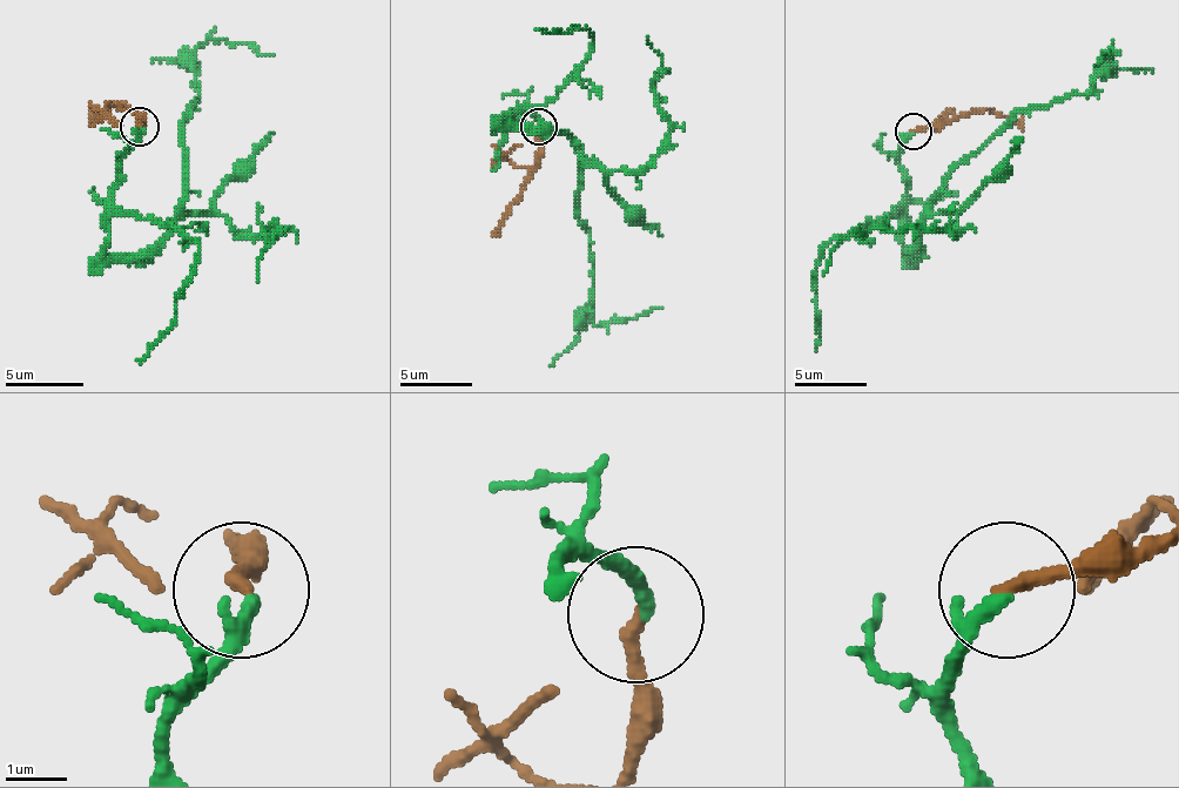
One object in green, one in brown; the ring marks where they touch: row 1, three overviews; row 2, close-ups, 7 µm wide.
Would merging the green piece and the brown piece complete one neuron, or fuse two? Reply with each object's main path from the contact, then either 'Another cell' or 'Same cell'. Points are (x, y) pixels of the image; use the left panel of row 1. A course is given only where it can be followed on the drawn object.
Course of green: (141, 129), (121, 161), (109, 254), (145, 254), (168, 230), (183, 192), (195, 51), (227, 39), (274, 55). Course of brown: (141, 126), (118, 102), (89, 126). Same cell

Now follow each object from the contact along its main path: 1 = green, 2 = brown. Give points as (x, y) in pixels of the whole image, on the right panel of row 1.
1: (914, 134), (900, 163), (910, 250), (935, 192), (1018, 113), (1084, 94), (1112, 54), (1095, 66)
2: (914, 130), (943, 127), (987, 109), (1022, 130)

